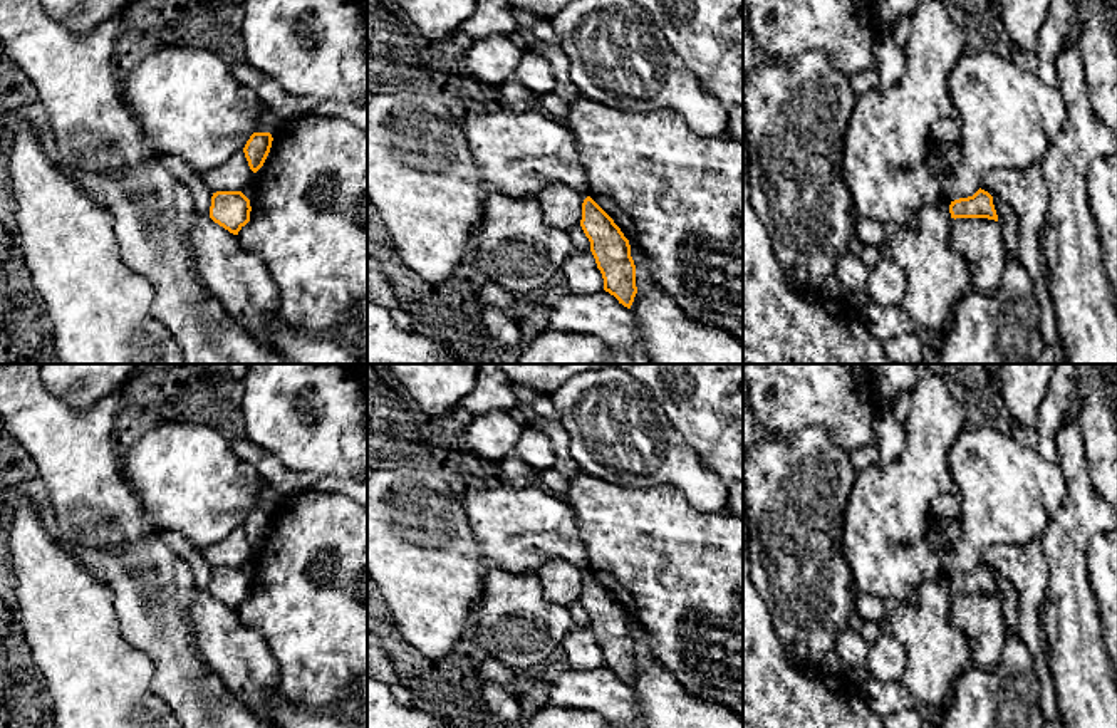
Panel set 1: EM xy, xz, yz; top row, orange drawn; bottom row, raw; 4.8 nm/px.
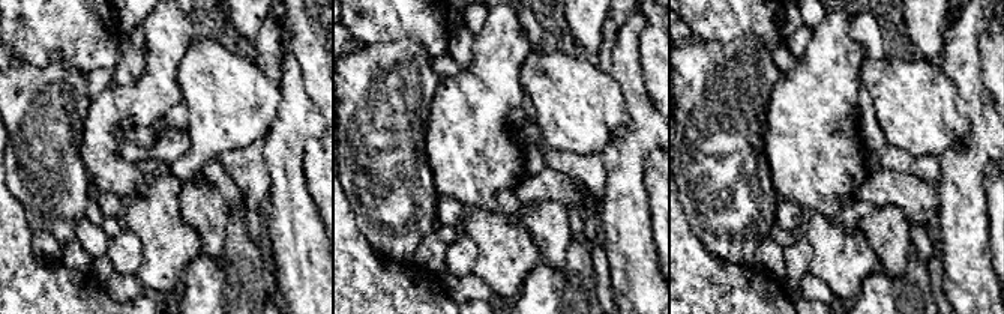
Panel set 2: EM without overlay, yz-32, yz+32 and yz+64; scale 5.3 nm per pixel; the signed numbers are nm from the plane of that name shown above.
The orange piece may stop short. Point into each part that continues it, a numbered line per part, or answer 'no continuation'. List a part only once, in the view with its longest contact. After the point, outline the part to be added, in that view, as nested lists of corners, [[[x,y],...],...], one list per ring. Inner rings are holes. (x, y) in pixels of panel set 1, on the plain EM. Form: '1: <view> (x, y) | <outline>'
no continuation

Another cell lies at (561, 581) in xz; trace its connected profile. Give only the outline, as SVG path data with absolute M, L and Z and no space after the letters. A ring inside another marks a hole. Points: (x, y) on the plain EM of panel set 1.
M548 560L538 569L542 595L558 606L580 601L584 572L567 560Z

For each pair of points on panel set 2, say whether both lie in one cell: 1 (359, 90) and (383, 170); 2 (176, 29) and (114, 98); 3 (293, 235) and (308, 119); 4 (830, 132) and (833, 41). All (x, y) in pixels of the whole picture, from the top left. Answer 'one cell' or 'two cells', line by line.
1: one cell
2: one cell
3: one cell
4: one cell

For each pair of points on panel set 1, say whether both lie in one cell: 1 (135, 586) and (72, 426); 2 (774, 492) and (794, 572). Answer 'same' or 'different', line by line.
1: same
2: same

